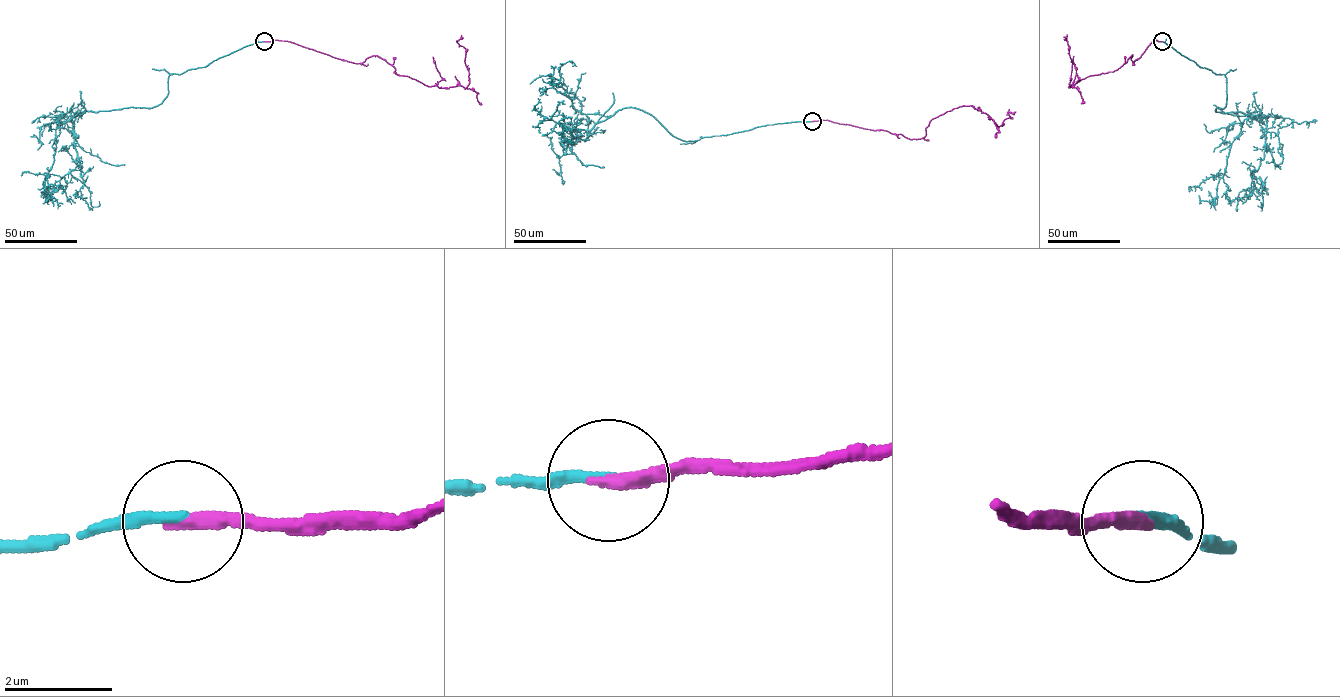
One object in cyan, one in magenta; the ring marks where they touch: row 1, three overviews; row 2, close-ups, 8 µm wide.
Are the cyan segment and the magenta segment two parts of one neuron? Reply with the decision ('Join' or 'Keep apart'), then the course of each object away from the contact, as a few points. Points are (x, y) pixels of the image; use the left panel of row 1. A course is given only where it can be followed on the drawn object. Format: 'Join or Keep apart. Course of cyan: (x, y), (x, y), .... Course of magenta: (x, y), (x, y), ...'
Join. Course of cyan: (264, 41), (170, 74), (167, 96), (157, 105), (72, 116), (55, 129), (46, 176), (62, 188). Course of magenta: (264, 41), (354, 63), (377, 55), (429, 86), (466, 88), (463, 38)

